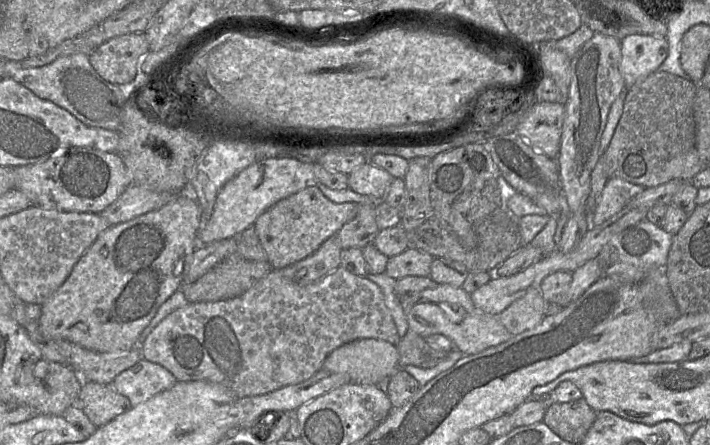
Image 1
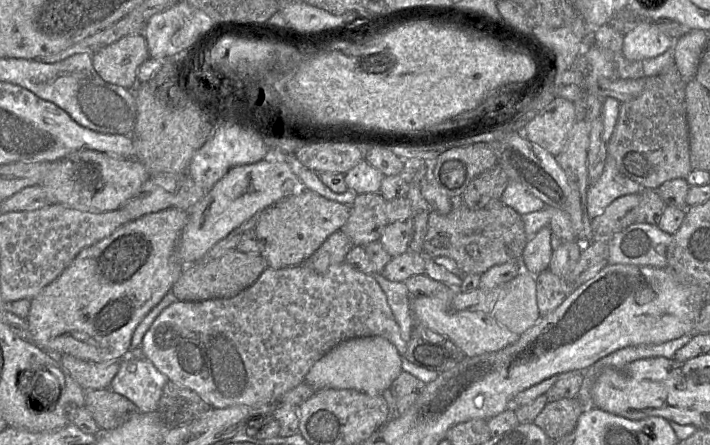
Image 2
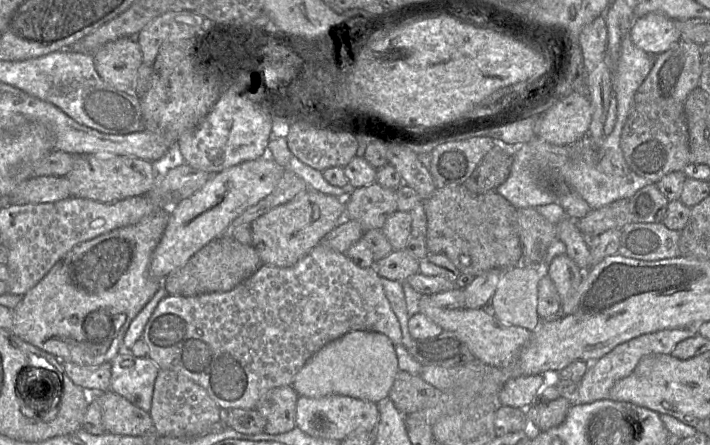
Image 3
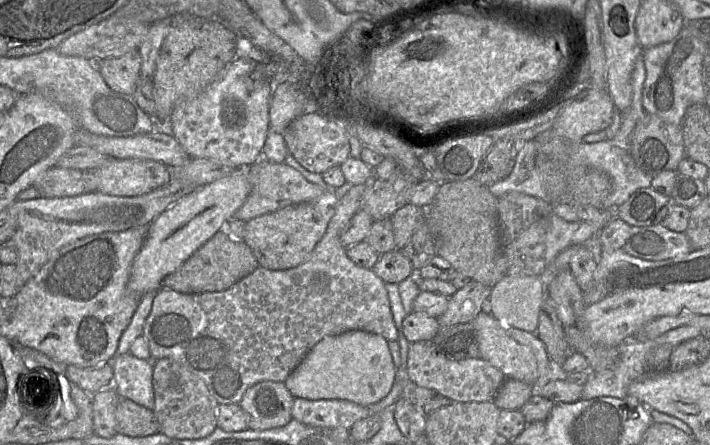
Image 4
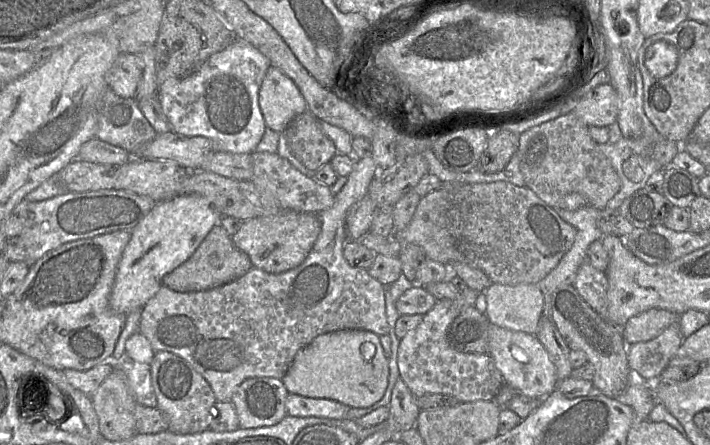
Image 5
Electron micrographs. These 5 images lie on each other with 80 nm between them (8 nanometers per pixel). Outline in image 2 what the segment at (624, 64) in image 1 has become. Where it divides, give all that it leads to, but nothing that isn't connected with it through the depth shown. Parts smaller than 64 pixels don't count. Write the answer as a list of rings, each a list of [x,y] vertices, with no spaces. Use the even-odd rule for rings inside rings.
[[[641,21],[623,37],[623,56],[629,61],[655,58],[673,48],[675,42],[654,22]]]

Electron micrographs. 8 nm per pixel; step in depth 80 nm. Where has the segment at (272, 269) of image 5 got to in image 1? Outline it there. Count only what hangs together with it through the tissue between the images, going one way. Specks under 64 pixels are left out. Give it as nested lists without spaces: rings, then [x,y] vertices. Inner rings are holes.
[[[309,186],[267,209],[257,218],[253,227],[269,264],[273,269],[282,269],[315,252],[344,224],[354,219],[358,210],[357,203],[334,203],[317,186]]]

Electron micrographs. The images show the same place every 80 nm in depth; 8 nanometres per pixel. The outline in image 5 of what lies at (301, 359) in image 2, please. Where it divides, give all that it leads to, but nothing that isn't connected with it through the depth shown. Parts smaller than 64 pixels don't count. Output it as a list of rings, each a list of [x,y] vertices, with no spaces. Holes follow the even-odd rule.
[[[372,155],[355,160],[354,168],[347,177],[347,182],[341,191],[335,196],[333,205],[323,212],[314,213],[318,214],[321,221],[321,231],[305,260],[296,268],[283,273],[272,274],[253,267],[243,276],[225,285],[199,292],[176,292],[166,286],[161,286],[153,298],[151,298],[142,308],[139,332],[147,338],[155,352],[171,352],[188,362],[208,382],[216,397],[216,401],[222,402],[230,401],[238,386],[248,378],[270,377],[282,379],[292,364],[297,352],[310,344],[317,336],[321,334],[346,329],[359,329],[373,332],[378,336],[388,335],[390,327],[388,326],[385,312],[386,287],[371,277],[365,269],[350,266],[343,256],[343,248],[345,243],[348,241],[345,232],[345,224],[349,210],[368,194],[369,186],[376,175],[377,167],[374,163]]]

